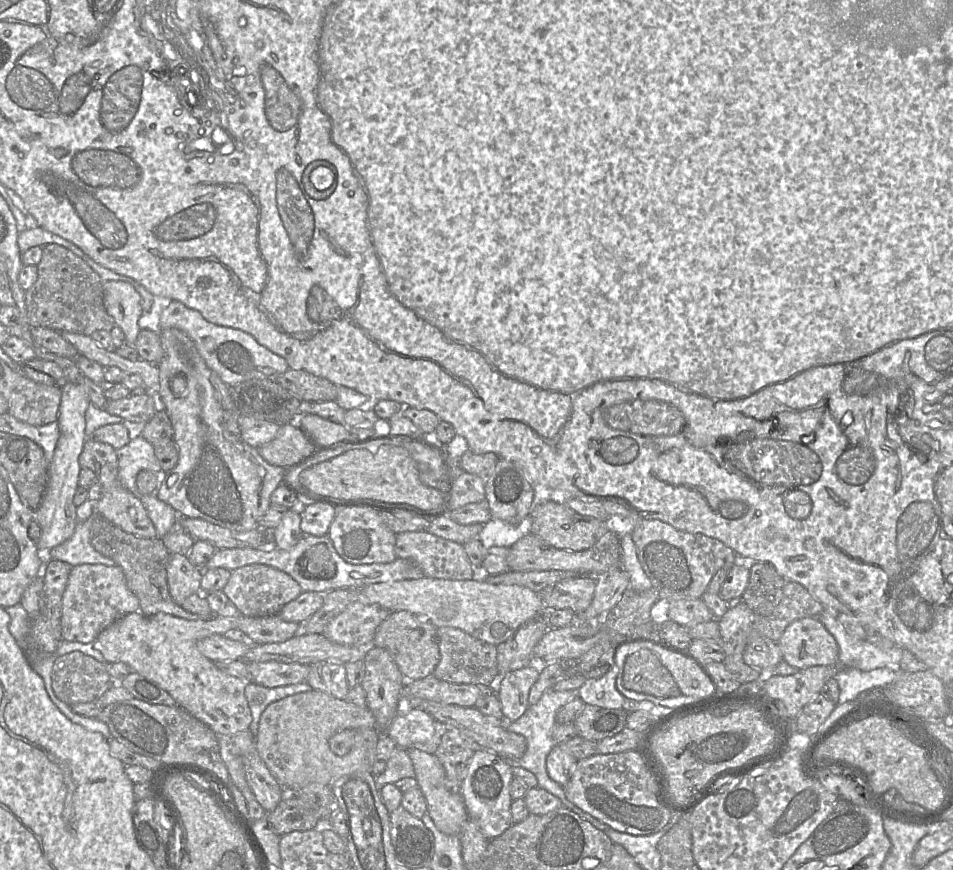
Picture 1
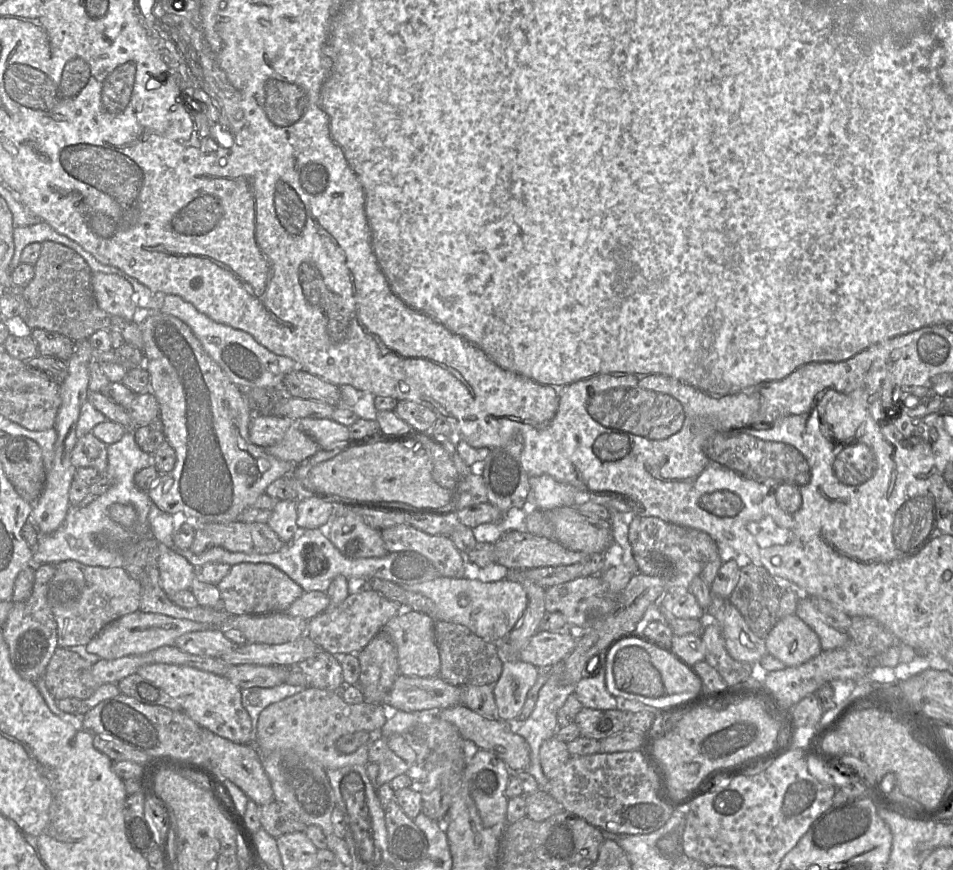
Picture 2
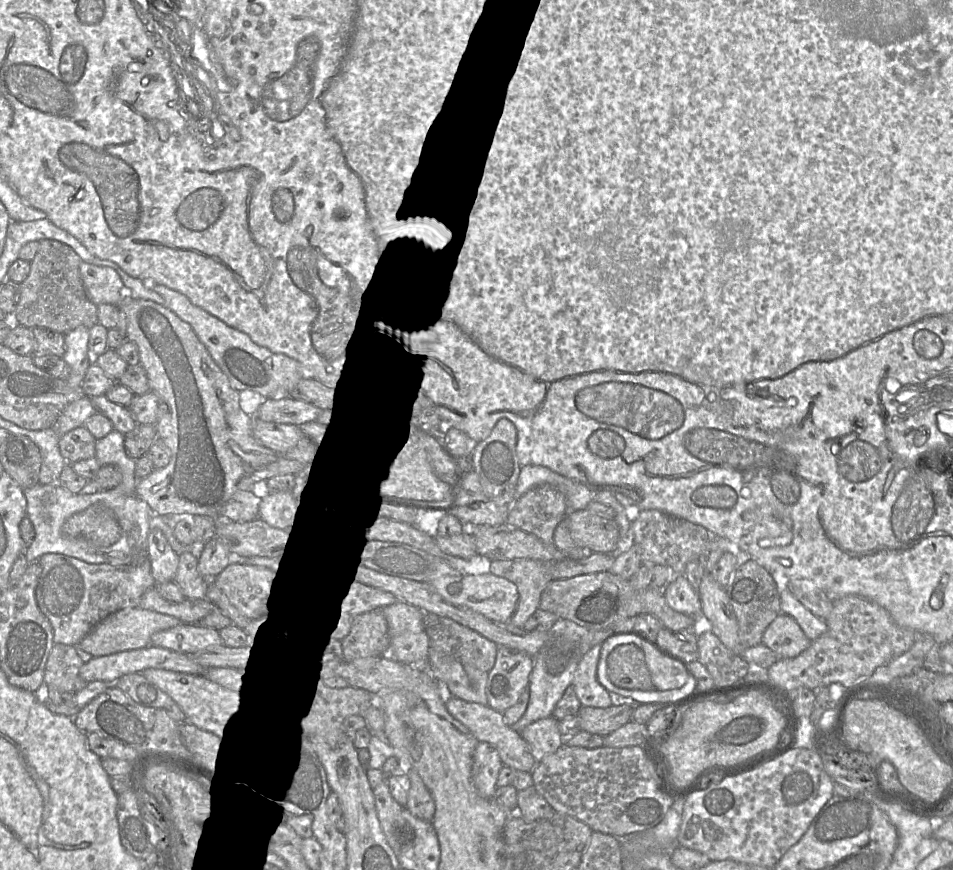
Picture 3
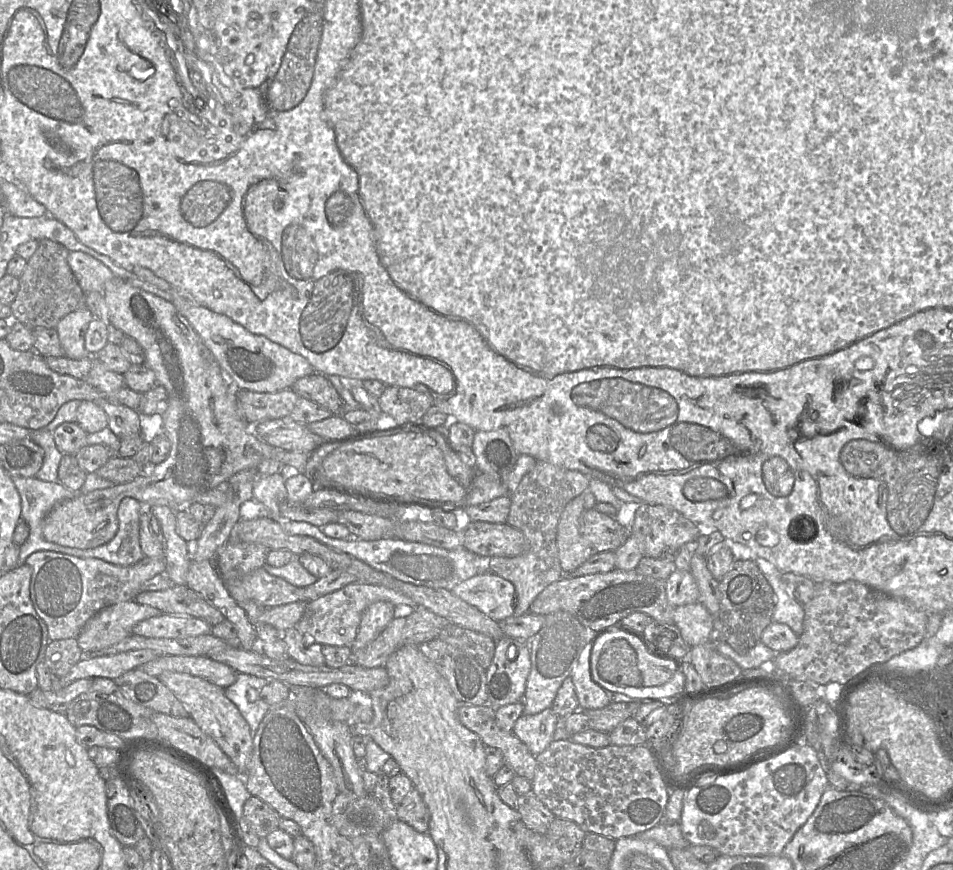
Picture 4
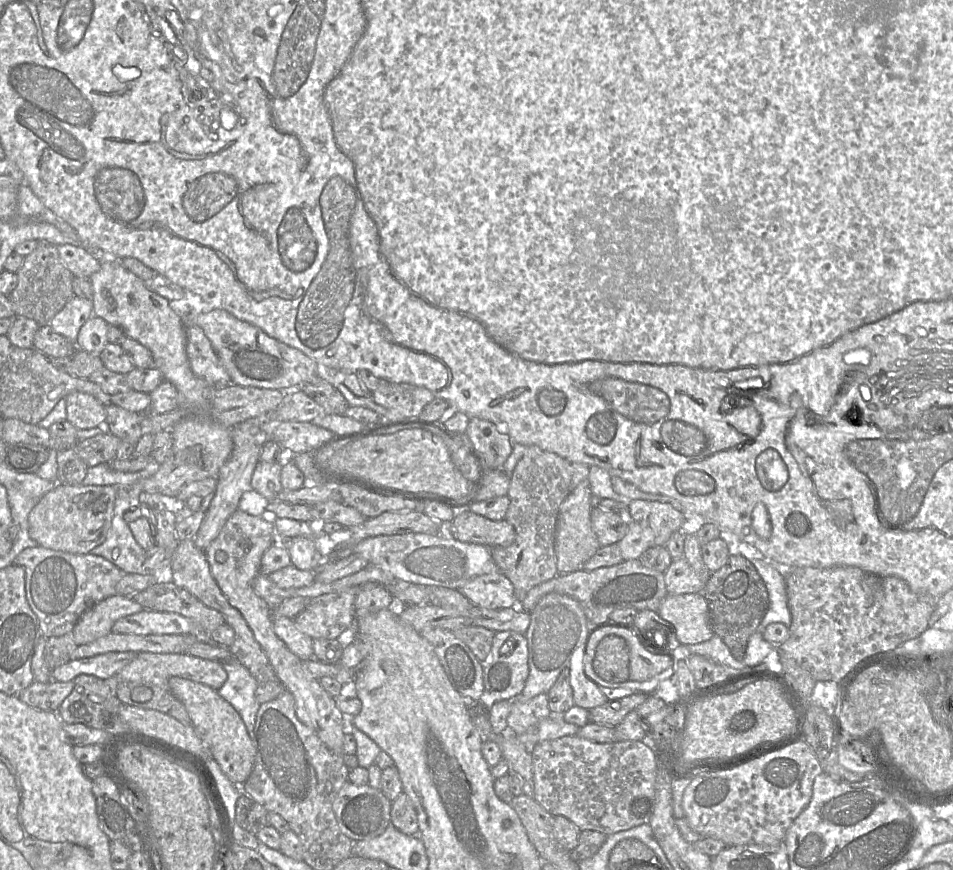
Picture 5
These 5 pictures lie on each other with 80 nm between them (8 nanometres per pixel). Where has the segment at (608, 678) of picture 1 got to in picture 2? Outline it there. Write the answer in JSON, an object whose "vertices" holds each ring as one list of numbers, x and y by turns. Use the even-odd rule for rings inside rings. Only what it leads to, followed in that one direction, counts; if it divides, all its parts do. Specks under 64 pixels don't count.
{"vertices":[[603,672,596,676,583,677,574,685,573,694,582,707,609,710,617,706,616,698,607,690]]}

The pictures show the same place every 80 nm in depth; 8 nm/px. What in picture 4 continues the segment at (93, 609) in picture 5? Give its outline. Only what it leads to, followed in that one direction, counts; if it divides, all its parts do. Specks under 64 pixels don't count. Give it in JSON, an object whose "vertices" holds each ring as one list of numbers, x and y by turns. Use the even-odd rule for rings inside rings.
{"vertices":[[134,600,108,606,83,626,76,637,78,647,82,651,98,651,115,645,132,635,134,625,160,614,160,610]]}

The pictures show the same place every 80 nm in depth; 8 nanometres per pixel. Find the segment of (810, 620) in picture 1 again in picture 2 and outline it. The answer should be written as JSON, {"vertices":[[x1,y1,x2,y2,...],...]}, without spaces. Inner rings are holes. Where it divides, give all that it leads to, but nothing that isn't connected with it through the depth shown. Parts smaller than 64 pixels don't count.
{"vertices":[[795,614,778,620,765,644,768,653,787,667,799,666,823,651,818,635]]}

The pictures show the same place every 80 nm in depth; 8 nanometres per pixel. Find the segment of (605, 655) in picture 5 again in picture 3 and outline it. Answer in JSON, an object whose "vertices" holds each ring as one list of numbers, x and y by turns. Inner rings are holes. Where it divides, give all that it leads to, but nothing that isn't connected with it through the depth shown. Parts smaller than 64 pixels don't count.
{"vertices":[[635,642,614,646,607,657,607,676,615,686,627,690,657,690,643,652]]}

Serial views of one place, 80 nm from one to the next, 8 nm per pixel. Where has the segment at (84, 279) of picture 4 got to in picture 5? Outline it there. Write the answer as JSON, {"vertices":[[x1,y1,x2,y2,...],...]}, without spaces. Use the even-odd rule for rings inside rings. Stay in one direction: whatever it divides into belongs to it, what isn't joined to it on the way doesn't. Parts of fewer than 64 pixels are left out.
{"vertices":[[62,244,57,247,62,263,74,277,89,279,101,267,101,260,84,246]]}

